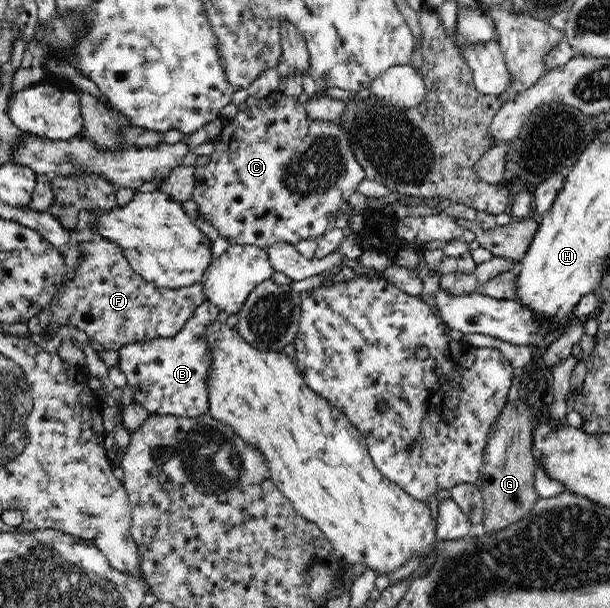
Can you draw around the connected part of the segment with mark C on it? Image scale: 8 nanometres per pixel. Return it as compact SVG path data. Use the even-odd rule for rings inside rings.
M277 91L265 98L259 99L257 105L239 111L231 120L225 121L221 135L214 141L214 152L205 159L204 163L197 165L195 169L195 187L192 193L192 199L195 200L199 208L199 215L213 224L213 227L219 231L219 235L223 235L230 245L256 245L262 248L268 248L277 242L287 242L293 245L303 241L303 239L317 239L322 236L328 229L333 227L335 219L329 222L331 216L337 217L341 205L349 201L349 197L355 193L357 185L366 178L366 173L360 163L355 159L351 144L347 134L343 132L343 128L338 123L332 121L317 121L307 116L305 107L295 97L287 97Z

